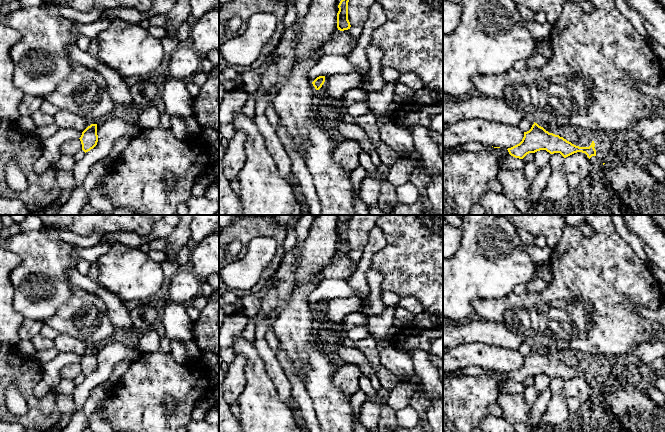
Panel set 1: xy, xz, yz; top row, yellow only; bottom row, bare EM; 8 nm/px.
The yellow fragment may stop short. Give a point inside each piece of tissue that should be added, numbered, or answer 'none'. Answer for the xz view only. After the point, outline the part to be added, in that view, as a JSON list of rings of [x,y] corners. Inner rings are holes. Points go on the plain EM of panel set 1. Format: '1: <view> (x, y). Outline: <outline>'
none

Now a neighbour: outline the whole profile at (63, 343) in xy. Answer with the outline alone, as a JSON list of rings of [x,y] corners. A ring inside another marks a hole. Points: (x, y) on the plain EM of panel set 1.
[[[59,334],[55,338],[54,344],[54,347],[59,351],[59,353],[71,352],[81,356],[91,349],[91,347],[83,341],[65,334]]]

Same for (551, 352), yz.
[[[543,346],[537,347],[539,350],[543,351],[546,355],[549,357],[553,357],[555,359],[560,359],[564,356],[565,352],[561,349],[555,349],[555,348],[545,348]]]

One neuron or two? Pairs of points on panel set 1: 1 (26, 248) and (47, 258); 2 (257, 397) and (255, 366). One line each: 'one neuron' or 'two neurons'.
1: one neuron
2: one neuron

